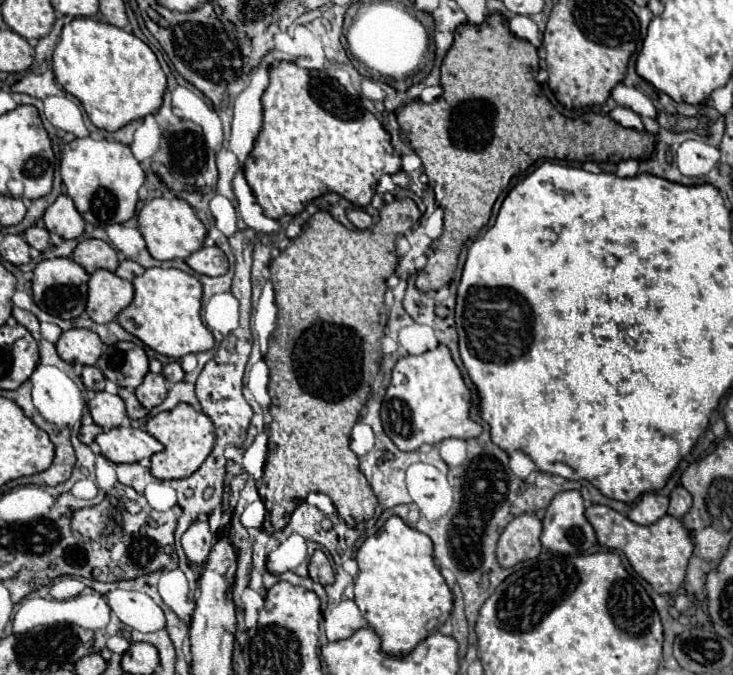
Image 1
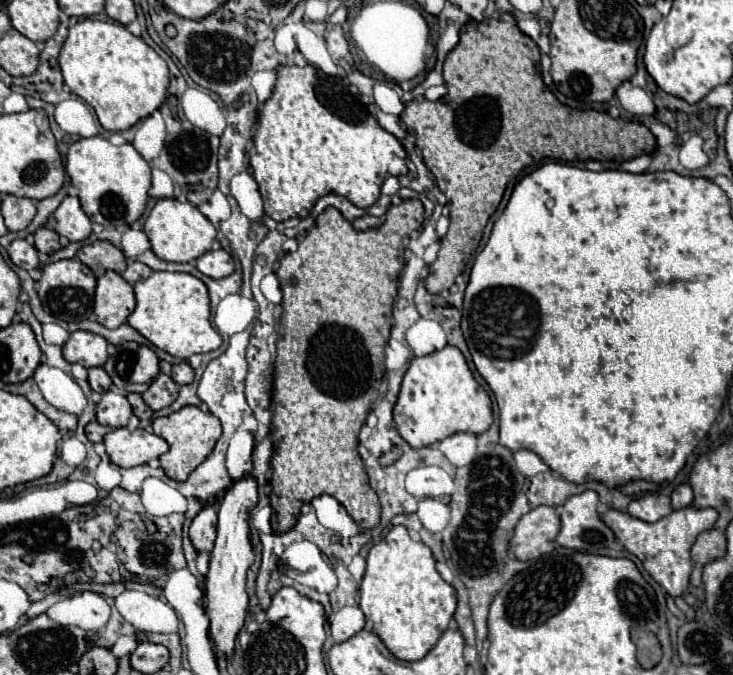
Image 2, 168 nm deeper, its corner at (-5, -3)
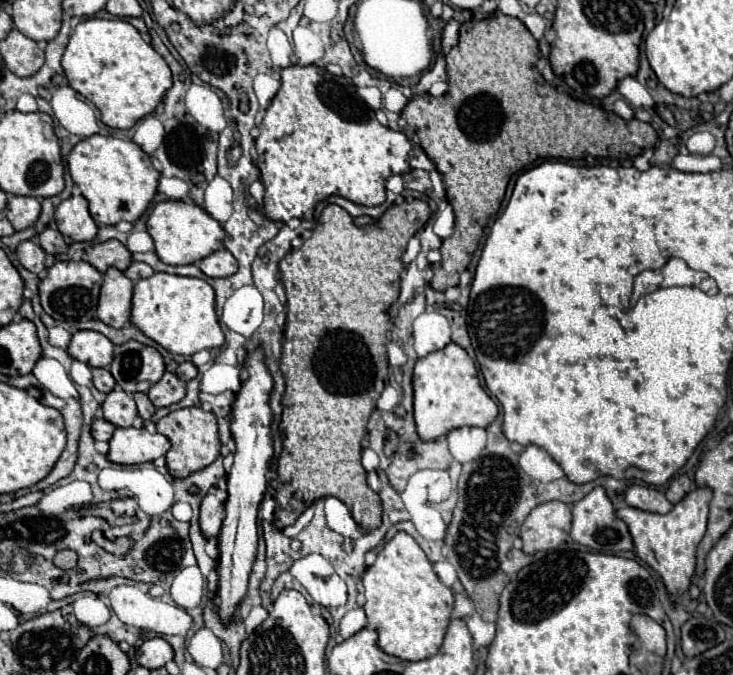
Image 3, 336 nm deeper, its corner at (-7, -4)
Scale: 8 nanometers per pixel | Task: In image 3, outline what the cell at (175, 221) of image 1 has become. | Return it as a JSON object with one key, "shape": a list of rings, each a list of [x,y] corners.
{"shape":[[[162,201],[156,203],[148,217],[148,233],[154,239],[154,247],[158,257],[168,265],[190,265],[198,263],[206,255],[220,249],[224,239],[222,225],[210,217],[202,207],[188,201]]]}

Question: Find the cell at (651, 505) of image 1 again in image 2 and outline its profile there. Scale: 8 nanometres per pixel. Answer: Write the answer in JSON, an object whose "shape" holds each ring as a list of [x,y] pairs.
{"shape":[[[644,494],[642,498],[636,498],[628,504],[628,514],[644,520],[644,522],[656,522],[672,512],[670,498],[662,494]]]}

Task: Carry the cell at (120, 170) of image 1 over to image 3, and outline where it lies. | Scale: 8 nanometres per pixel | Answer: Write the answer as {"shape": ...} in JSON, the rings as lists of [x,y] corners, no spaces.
{"shape":[[[92,135],[76,143],[70,151],[68,171],[82,195],[90,203],[90,215],[96,223],[118,225],[120,221],[138,221],[156,195],[160,173],[134,141],[122,141],[108,135]]]}

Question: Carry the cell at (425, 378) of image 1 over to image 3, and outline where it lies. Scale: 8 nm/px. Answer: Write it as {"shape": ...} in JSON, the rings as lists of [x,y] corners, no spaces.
{"shape":[[[448,343],[444,349],[434,351],[414,365],[412,375],[414,385],[414,421],[420,439],[434,441],[454,427],[488,427],[496,415],[498,405],[482,389],[478,381],[478,371],[468,353],[456,345]]]}

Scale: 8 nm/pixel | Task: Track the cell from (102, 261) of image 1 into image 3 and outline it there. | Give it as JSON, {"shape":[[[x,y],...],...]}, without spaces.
{"shape":[[[116,239],[86,247],[82,259],[88,261],[90,265],[94,265],[100,273],[104,273],[108,267],[116,267],[116,269],[124,271],[132,263],[130,251]]]}

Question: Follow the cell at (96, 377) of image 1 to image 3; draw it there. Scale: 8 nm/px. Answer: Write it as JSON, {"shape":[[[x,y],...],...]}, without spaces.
{"shape":[[[94,369],[92,375],[94,375],[94,387],[96,387],[98,391],[110,393],[110,391],[116,387],[116,381],[114,381],[114,377],[110,375],[108,369]]]}

